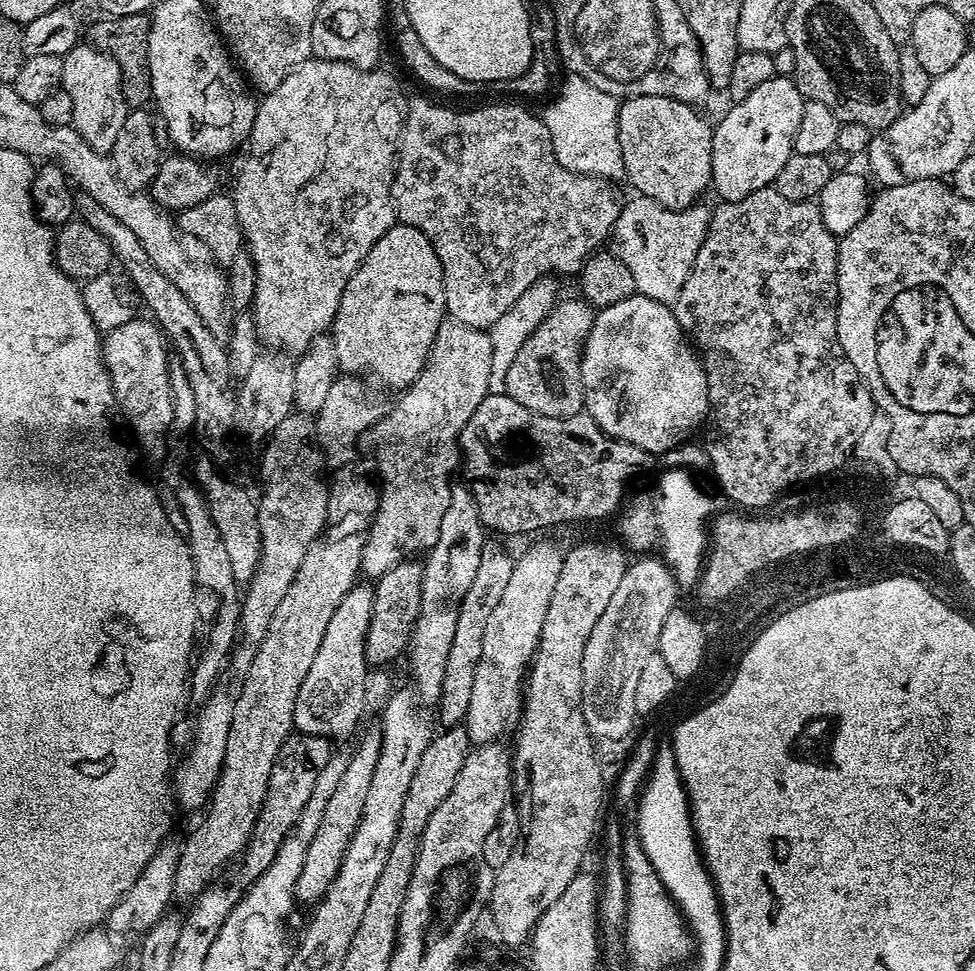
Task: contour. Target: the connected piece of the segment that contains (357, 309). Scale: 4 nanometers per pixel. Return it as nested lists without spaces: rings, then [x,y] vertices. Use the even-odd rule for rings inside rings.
[[[397,222],[378,238],[378,242],[374,242],[370,254],[366,254],[360,268],[350,282],[346,282],[342,302],[330,329],[337,369],[352,378],[359,377],[359,372],[369,372],[384,388],[408,388],[418,374],[422,374],[434,334],[438,334],[438,326],[445,319],[442,262],[438,262],[438,254],[434,254],[434,246],[430,246],[430,238],[426,238],[422,230]]]

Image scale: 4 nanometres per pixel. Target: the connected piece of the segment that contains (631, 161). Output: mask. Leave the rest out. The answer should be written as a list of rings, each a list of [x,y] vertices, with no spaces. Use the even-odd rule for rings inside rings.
[[[629,96],[620,104],[618,118],[616,119],[618,126],[616,137],[622,150],[622,162],[624,163],[624,174],[627,183],[632,183],[639,195],[648,196],[651,200],[657,200],[666,208],[691,208],[693,204],[697,203],[703,197],[700,195],[704,191],[706,193],[709,191],[712,183],[712,128],[696,112],[699,111],[693,105],[686,102],[678,102],[674,98],[666,98],[665,96]]]

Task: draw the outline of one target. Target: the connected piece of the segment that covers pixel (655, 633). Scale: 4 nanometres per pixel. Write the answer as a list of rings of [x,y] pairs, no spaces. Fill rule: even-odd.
[[[648,554],[629,563],[618,591],[610,598],[606,610],[602,610],[602,618],[594,622],[586,642],[582,658],[582,711],[586,726],[599,739],[601,736],[604,740],[620,740],[633,735],[632,727],[638,723],[634,694],[642,666],[646,666],[646,658],[657,655],[666,614],[677,607],[675,578],[662,559],[652,556],[655,555]]]

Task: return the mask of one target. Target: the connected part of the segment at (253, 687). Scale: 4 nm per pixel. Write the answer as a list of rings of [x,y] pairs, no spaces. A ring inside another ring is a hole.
[[[356,536],[324,539],[318,538],[306,550],[294,582],[290,582],[286,598],[278,602],[266,638],[262,638],[254,662],[250,662],[250,670],[234,706],[220,777],[203,813],[204,821],[180,844],[178,866],[172,879],[177,897],[197,897],[246,848],[266,798],[275,755],[294,732],[292,719],[298,690],[302,690],[302,681],[310,674],[310,665],[318,654],[318,646],[322,646],[322,638],[326,638],[326,625],[334,618],[338,602],[342,602],[344,595],[357,583],[364,540]]]

